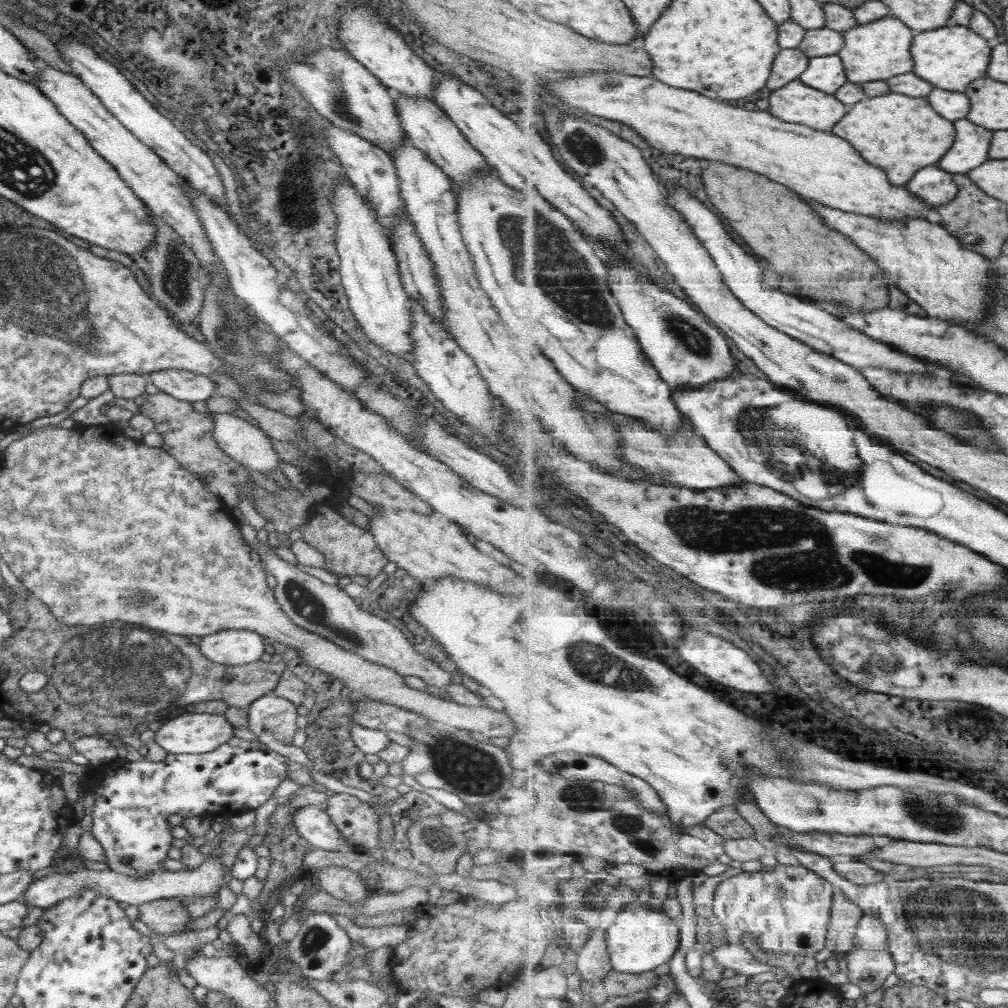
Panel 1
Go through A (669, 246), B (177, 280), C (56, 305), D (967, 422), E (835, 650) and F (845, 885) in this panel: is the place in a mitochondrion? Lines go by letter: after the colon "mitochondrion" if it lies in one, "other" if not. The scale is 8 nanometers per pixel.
A: other
B: mitochondrion
C: mitochondrion
D: mitochondrion
E: mitochondrion
F: other

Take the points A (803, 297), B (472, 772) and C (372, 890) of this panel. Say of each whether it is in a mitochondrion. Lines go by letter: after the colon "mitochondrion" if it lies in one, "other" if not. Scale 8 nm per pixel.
A: other
B: mitochondrion
C: other

